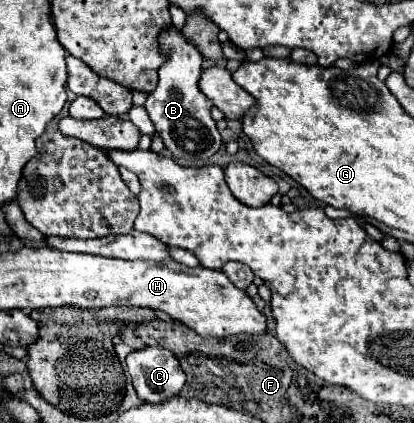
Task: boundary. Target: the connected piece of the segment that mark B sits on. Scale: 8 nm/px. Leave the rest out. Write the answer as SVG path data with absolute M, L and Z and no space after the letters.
M174 27L166 29L160 35L160 45L168 57L168 61L158 69L158 87L148 95L144 107L158 131L158 135L164 139L166 149L184 165L206 165L208 159L220 149L222 141L220 141L220 133L216 129L216 121L210 117L210 109L212 109L212 101L208 97L204 97L204 93L198 87L200 81L200 73L202 73L202 59L200 53L196 53L196 49L192 49L192 45L188 45L188 41L184 41L184 35L180 31L176 31Z

